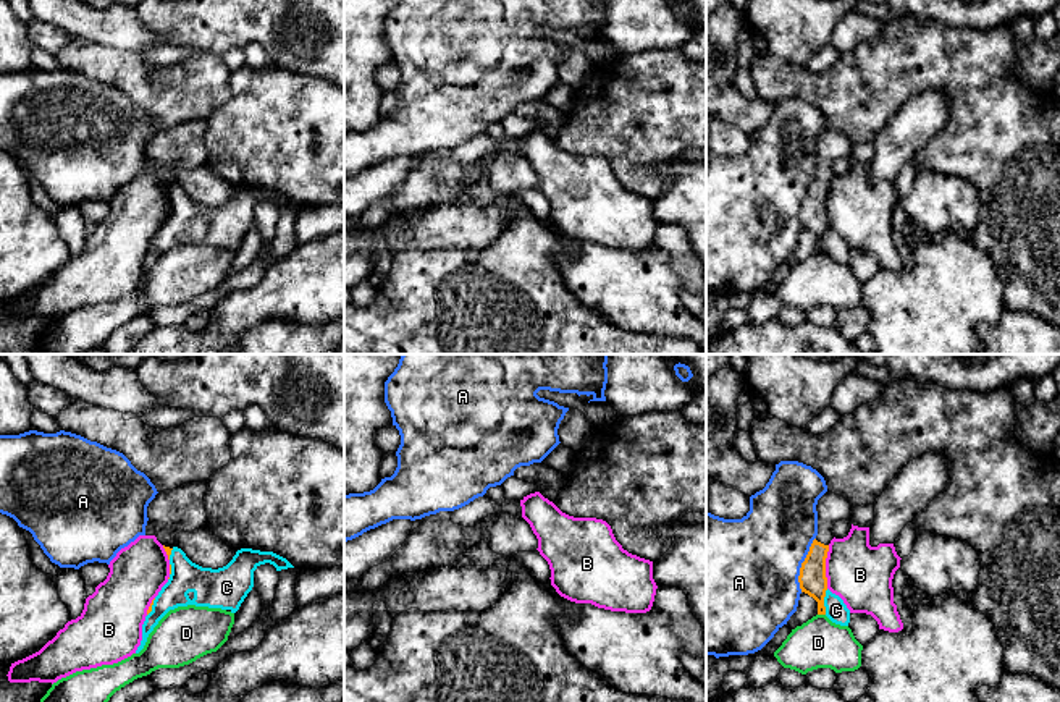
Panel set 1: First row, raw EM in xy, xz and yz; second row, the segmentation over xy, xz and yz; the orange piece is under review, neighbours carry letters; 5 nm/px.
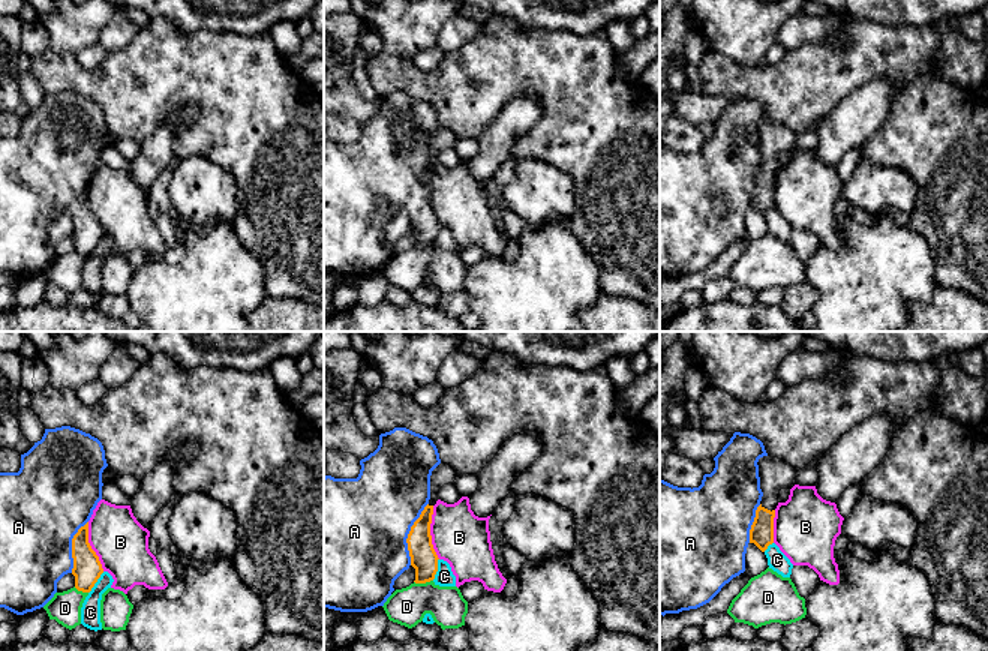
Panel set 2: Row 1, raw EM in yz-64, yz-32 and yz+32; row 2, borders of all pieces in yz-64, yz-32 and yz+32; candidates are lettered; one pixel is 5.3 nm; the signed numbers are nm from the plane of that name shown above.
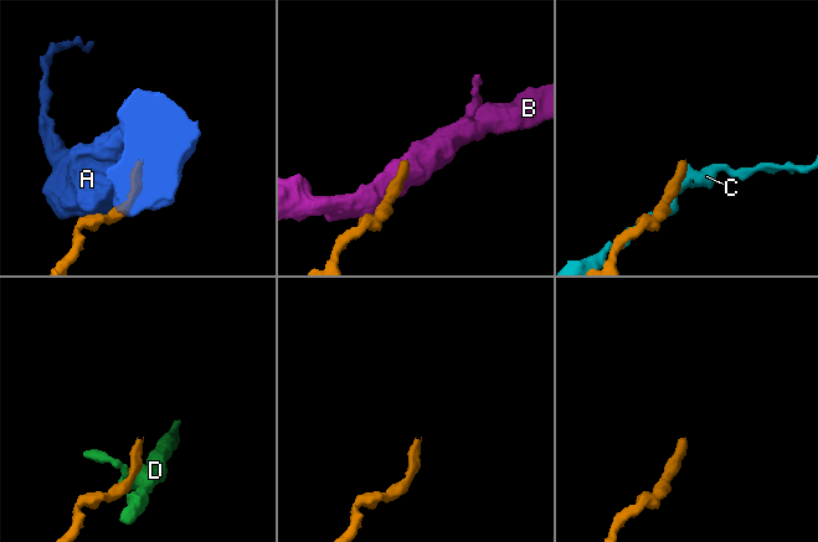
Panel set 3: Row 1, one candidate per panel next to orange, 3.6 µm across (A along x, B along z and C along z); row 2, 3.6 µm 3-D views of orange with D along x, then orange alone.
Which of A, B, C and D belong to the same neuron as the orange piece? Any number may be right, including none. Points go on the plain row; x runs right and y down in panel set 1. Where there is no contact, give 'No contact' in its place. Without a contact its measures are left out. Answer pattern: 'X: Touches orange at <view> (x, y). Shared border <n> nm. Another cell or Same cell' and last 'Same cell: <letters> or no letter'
A: Touches orange at yz (802, 202). Shared border 280 nm. Another cell
B: Touches orange at yz (824, 204). Shared border 220 nm. Another cell
C: Touches orange at yz (823, 240). Shared border 130 nm. Another cell
D: Touches orange at yz (821, 251). Shared border 40 nm. Another cell
Same cell: no letter

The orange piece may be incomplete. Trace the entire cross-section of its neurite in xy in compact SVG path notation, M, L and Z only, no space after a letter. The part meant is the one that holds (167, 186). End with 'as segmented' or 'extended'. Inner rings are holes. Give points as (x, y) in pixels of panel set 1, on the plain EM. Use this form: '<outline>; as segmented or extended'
M191 120L173 128L163 128L147 144L147 155L155 165L155 175L163 183L168 197L175 184L175 173L207 163L204 134L205 120Z; extended

